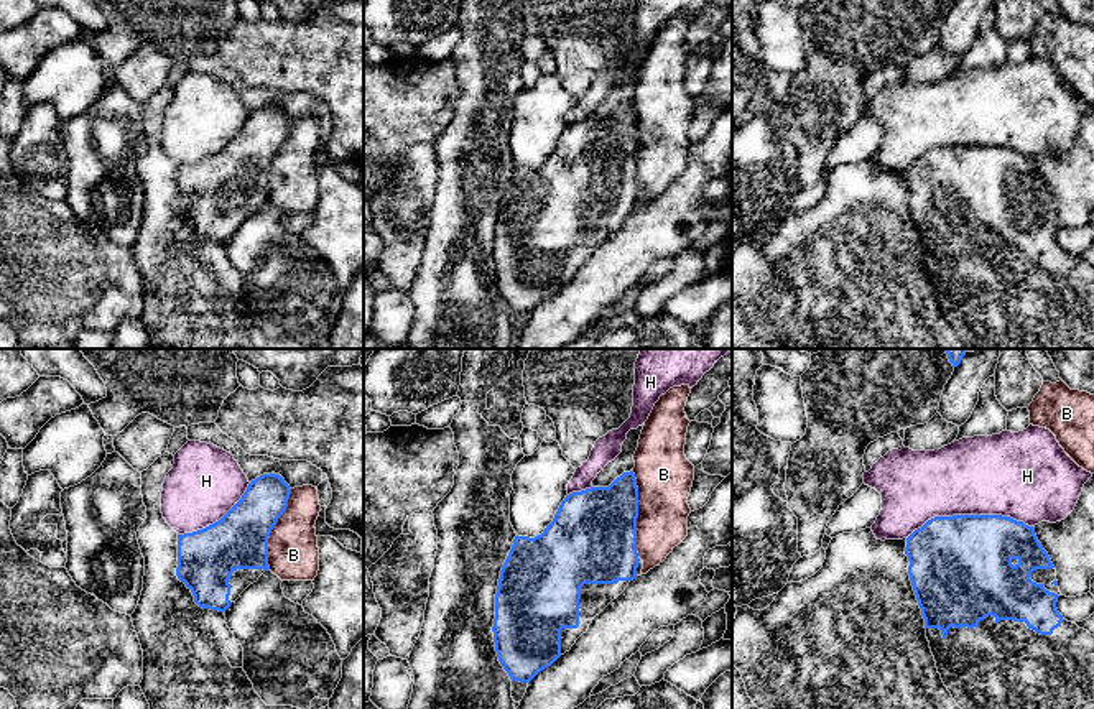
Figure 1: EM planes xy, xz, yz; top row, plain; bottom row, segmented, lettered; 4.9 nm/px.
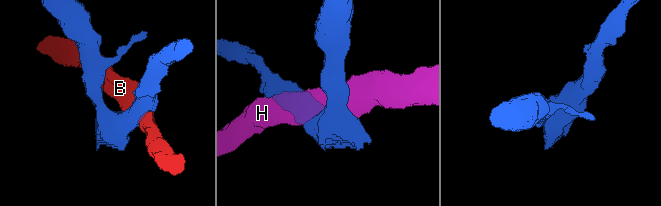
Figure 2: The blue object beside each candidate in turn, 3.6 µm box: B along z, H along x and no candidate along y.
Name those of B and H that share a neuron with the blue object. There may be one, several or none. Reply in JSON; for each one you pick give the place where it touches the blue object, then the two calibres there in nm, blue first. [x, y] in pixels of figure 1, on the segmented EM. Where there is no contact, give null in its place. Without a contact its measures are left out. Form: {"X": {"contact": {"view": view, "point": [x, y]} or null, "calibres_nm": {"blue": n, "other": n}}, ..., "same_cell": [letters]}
{"same_cell": []}

